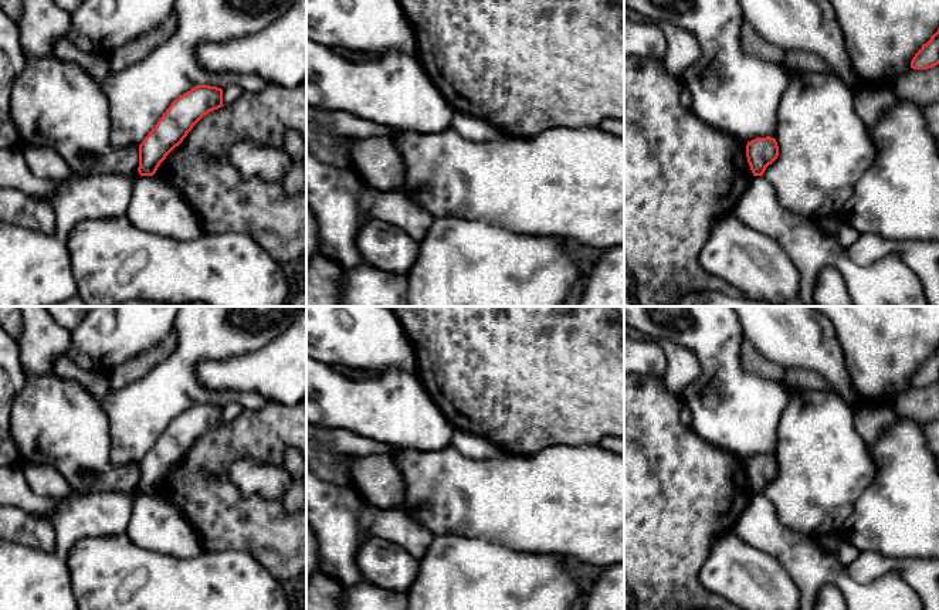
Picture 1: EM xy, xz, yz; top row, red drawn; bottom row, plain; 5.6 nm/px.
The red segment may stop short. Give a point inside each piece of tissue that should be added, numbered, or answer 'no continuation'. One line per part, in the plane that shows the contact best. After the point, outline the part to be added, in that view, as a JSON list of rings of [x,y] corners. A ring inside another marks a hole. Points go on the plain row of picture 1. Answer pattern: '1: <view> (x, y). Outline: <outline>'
no continuation

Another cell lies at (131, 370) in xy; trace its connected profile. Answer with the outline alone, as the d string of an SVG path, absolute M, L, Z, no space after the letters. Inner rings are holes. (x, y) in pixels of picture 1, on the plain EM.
M176 332L163 339L162 342L156 343L153 348L139 353L138 356L128 359L109 375L109 389L119 390L126 387L128 384L139 380L145 375L148 375L156 365L163 362L166 357L172 355L177 345Z

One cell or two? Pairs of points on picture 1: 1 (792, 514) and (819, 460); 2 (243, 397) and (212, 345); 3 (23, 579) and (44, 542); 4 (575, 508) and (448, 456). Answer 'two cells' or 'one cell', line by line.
1: one cell
2: one cell
3: two cells
4: one cell

